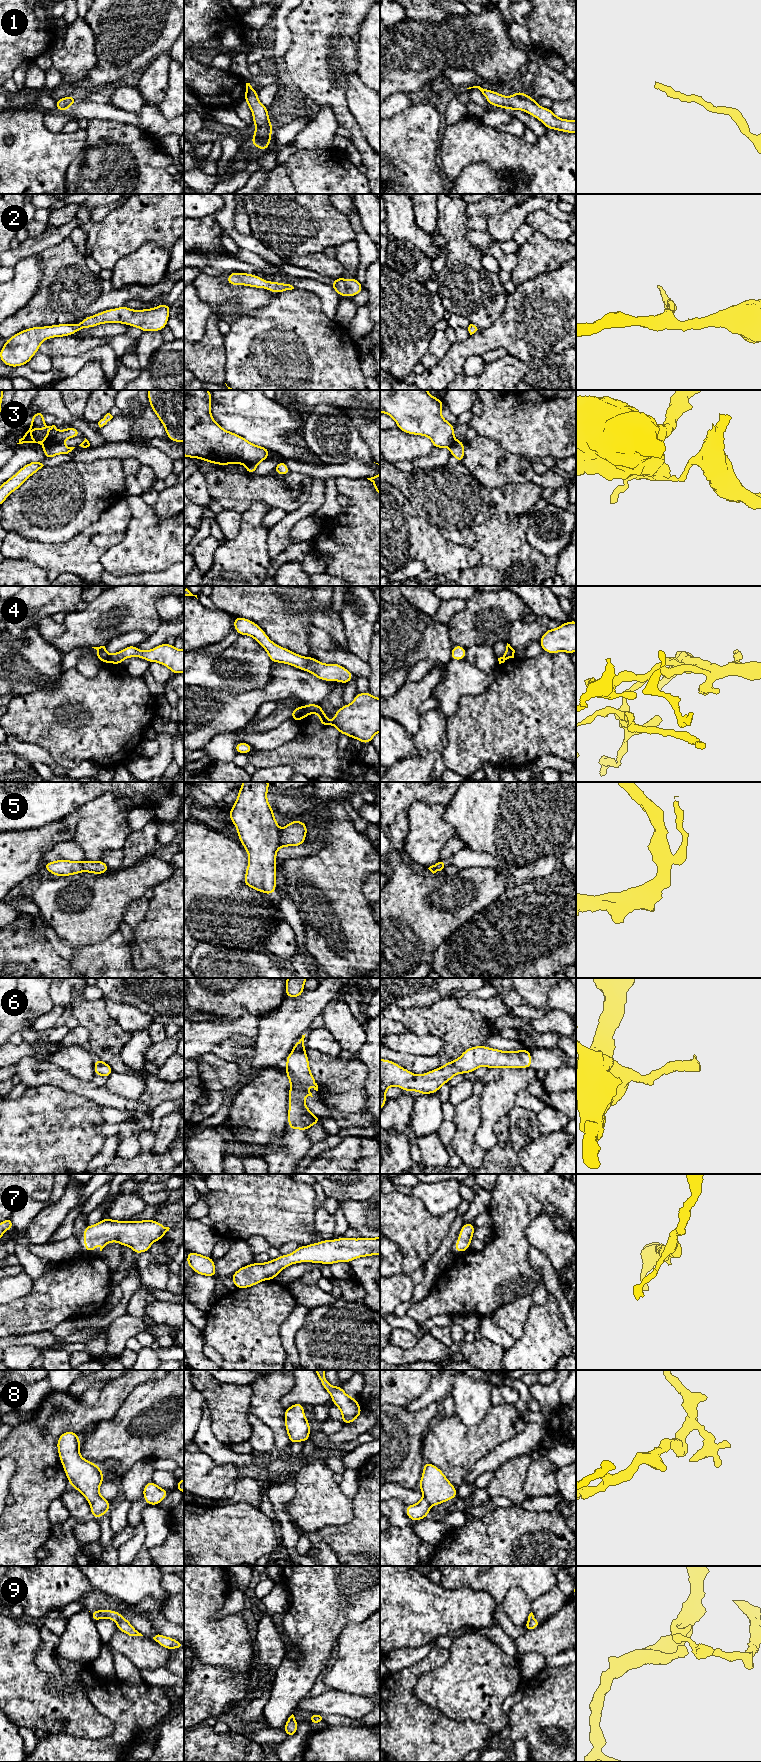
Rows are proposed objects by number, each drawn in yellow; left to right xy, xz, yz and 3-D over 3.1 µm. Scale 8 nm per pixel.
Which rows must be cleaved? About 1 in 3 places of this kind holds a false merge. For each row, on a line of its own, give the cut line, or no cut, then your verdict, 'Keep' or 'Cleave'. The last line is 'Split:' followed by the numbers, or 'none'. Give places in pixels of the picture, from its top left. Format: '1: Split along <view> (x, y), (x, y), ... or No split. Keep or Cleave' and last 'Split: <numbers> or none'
1: No split. Keep
2: No split. Keep
3: Split along xy (61, 442), (51, 442), (43, 445). Cleave
4: Split along xz (303, 707), (309, 713). Cleave
5: Split along xz (280, 830), (278, 846). Cleave
6: No split. Keep
7: No split. Keep
8: No split. Keep
9: Split along xy (122, 1617), (117, 1622). Cleave
Split: 3, 4, 5, 9

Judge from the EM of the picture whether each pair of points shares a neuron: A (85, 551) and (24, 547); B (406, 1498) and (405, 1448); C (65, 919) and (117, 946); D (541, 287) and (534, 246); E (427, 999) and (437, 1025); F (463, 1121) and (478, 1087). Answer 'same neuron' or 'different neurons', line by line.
A: same neuron
B: different neurons
C: different neurons
D: different neurons
E: different neurons
F: different neurons

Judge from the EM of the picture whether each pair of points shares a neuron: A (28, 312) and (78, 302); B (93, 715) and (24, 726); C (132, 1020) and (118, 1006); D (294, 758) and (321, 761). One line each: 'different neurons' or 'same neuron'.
A: same neuron
B: same neuron
C: same neuron
D: same neuron

